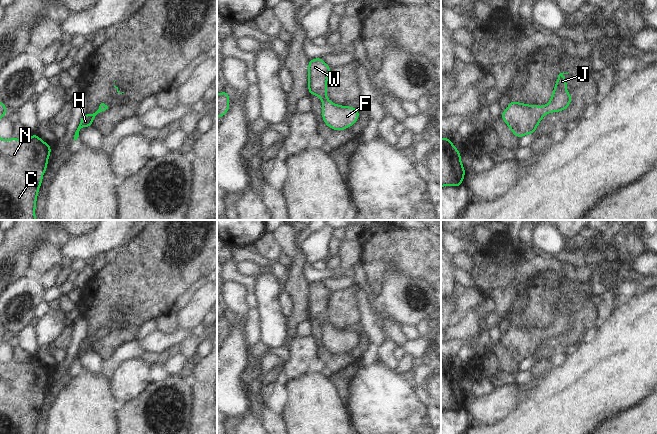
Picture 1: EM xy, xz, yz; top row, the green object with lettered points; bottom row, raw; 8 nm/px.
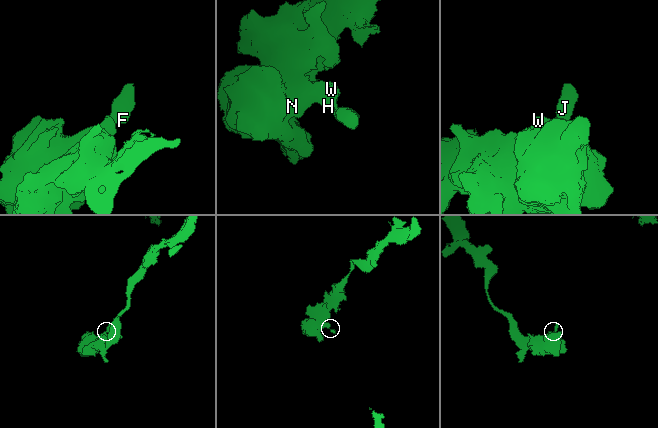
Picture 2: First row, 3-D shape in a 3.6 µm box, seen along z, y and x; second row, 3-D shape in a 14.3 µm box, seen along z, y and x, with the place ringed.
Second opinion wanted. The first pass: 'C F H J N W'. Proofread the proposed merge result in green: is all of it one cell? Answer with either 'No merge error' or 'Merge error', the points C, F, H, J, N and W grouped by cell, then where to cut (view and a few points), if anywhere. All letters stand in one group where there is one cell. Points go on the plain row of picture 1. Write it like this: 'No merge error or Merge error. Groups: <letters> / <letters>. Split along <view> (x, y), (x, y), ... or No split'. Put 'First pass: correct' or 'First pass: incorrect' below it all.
No merge error. Groups: C F H J N W. No split
First pass: correct

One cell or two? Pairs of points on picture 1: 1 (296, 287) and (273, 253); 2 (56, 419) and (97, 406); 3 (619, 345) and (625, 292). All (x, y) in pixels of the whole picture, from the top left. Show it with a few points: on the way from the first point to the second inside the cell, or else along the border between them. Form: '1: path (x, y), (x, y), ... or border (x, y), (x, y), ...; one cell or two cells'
1: border (271, 233), (282, 252); two cells
2: path (66, 419), (79, 419), (87, 411); one cell
3: border (642, 290), (629, 299), (622, 301); two cells

